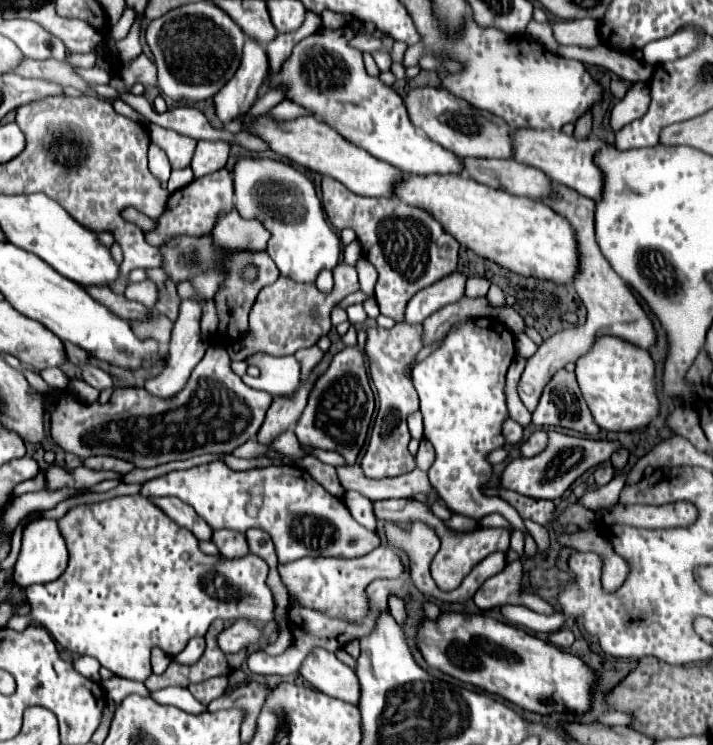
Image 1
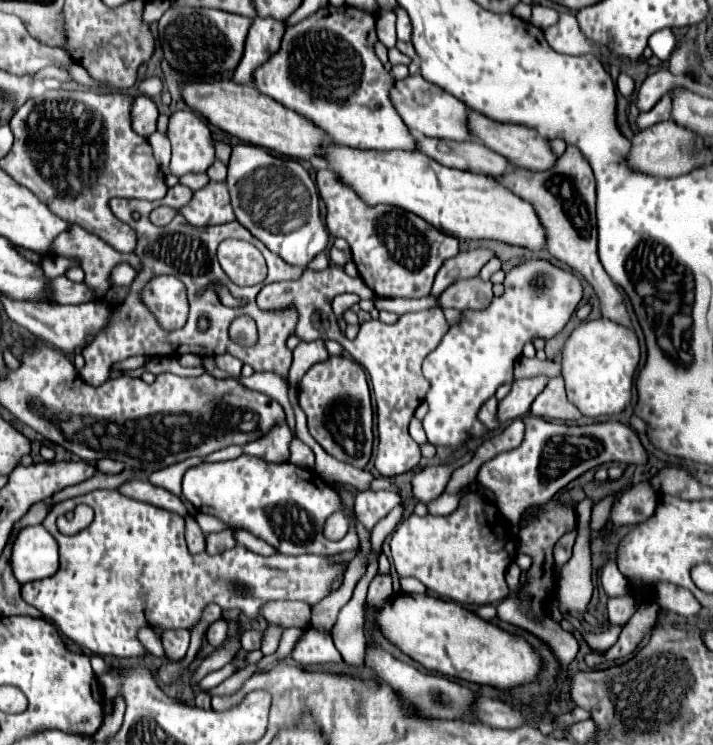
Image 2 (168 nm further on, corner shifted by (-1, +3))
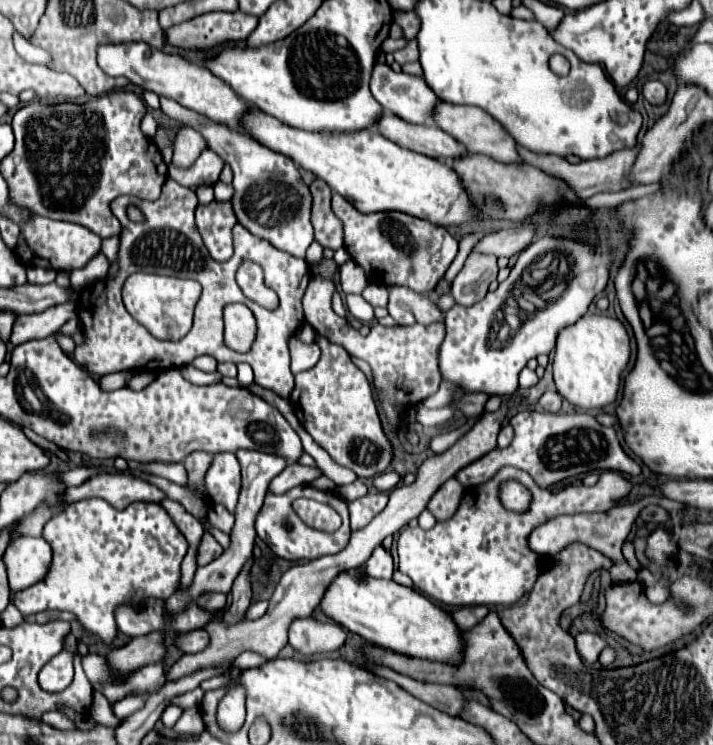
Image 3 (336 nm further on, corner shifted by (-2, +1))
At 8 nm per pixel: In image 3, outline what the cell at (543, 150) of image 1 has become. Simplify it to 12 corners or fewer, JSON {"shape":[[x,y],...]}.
{"shape":[[439,102],[435,124],[471,154],[523,164],[485,110]]}

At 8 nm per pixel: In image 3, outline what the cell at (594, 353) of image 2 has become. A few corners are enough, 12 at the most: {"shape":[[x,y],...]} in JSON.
{"shape":[[585,314],[557,336],[553,378],[573,406],[617,400],[631,340]]}

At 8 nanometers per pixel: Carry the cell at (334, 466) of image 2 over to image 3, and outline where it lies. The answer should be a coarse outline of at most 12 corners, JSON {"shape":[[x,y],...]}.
{"shape":[[289,464],[269,490],[281,494],[293,486],[309,484],[323,476],[317,466]]}

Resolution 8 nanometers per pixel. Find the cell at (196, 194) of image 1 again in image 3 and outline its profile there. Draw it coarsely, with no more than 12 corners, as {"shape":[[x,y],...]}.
{"shape":[[231,202],[199,206],[195,222],[209,254],[233,254]]}

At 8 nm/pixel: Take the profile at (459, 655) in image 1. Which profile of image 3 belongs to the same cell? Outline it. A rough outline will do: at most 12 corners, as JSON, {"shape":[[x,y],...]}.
{"shape":[[359,570],[319,608],[409,658],[463,664],[451,614],[417,590]]}

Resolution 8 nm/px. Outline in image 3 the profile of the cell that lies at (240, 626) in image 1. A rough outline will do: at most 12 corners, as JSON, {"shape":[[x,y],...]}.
{"shape":[[205,628],[187,632],[177,638],[183,652],[195,654],[209,644]]}

